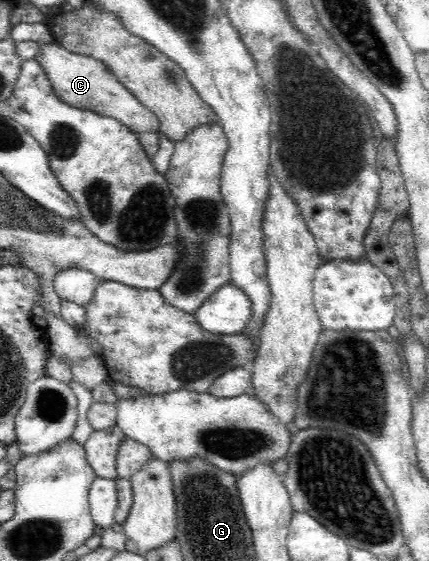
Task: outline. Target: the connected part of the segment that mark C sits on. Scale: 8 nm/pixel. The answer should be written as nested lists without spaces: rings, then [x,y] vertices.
[[[55,42],[40,43],[42,45],[35,58],[36,62],[43,67],[52,90],[55,91],[61,102],[66,102],[75,108],[91,110],[101,116],[115,118],[135,133],[159,133],[160,120],[116,79],[116,76],[103,62],[67,51],[66,48]]]

